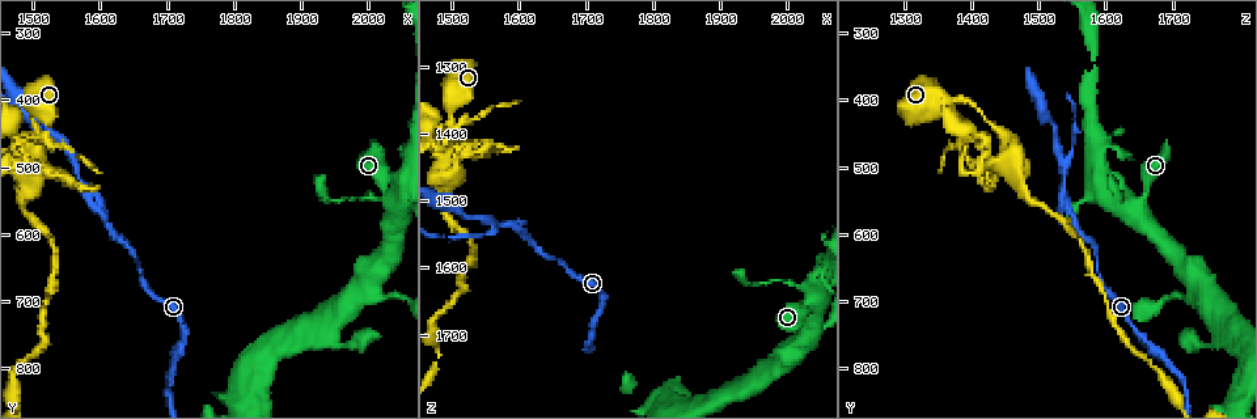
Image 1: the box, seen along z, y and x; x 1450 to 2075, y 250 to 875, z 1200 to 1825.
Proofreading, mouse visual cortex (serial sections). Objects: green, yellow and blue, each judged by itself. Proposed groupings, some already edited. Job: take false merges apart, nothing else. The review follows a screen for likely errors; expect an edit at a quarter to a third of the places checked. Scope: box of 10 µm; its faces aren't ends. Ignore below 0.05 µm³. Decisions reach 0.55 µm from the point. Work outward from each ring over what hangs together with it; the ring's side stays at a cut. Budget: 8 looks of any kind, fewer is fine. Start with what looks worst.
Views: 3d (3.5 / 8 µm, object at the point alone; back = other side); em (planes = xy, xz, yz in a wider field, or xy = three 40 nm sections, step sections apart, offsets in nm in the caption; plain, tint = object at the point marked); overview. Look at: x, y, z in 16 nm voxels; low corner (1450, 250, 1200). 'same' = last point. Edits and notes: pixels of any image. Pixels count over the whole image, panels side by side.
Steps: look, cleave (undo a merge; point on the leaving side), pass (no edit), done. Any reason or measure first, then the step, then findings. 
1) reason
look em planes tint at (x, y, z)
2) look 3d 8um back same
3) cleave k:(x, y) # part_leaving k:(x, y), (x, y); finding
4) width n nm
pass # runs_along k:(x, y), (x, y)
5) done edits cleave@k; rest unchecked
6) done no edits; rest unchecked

four-way junction
look 3d 8um back at (1500, 485, 1440)

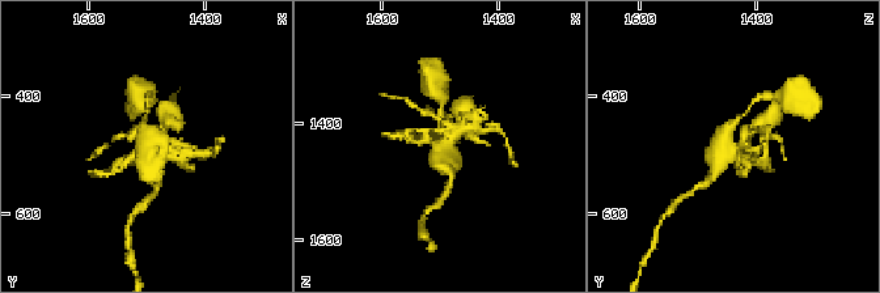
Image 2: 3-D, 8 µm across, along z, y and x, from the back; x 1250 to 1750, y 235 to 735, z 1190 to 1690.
look 3d 3.5um same

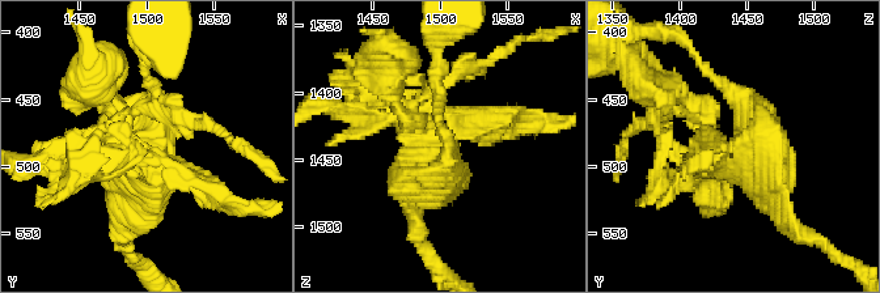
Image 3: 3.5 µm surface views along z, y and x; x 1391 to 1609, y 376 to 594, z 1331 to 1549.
cleave 3:(381, 107) # two cells meet here

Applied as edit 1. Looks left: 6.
arms run side by side
look 3d 8um at (1565, 495, 1540)

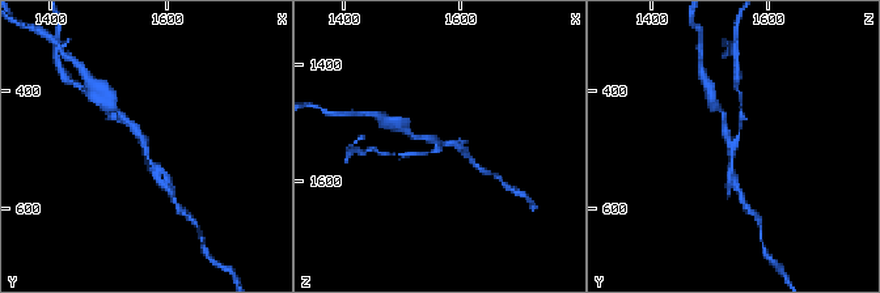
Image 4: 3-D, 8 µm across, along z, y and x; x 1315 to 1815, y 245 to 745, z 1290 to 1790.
now the EM
look em planes tint same

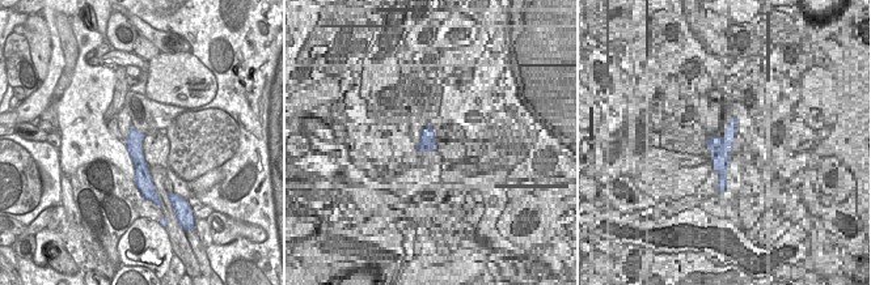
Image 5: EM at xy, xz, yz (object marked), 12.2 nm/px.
cleave 4:(423, 153) # border 5:(132, 145), (138, 152), (135, 170); two cells meet here

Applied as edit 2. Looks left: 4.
abrupt turn
look 3d 8um at (2035, 555, 1630)

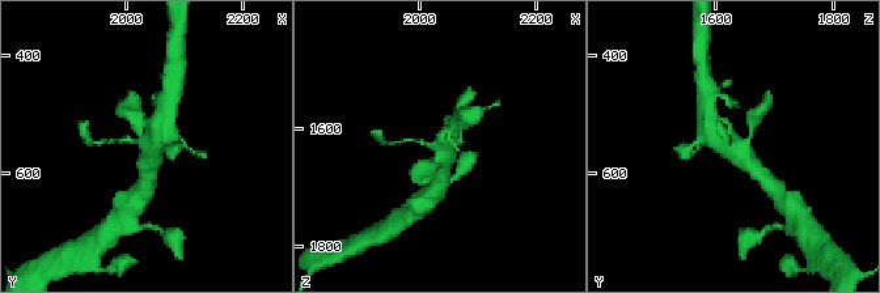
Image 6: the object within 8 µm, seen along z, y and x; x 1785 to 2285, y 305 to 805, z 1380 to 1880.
zoom in
look 3d 3.5um back same

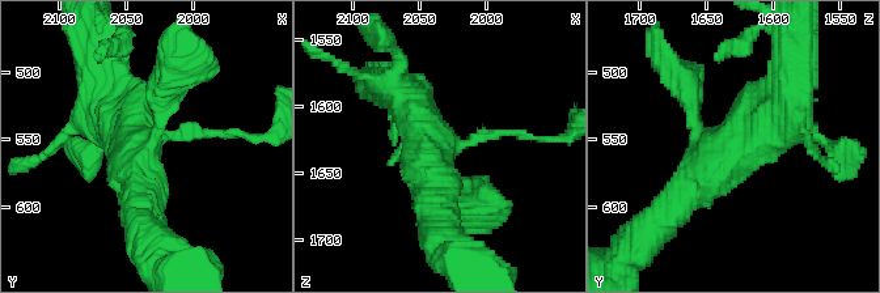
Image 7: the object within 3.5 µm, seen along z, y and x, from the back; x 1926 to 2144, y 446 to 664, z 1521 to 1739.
look em xy step 3 tint at (2038, 554, 1632)

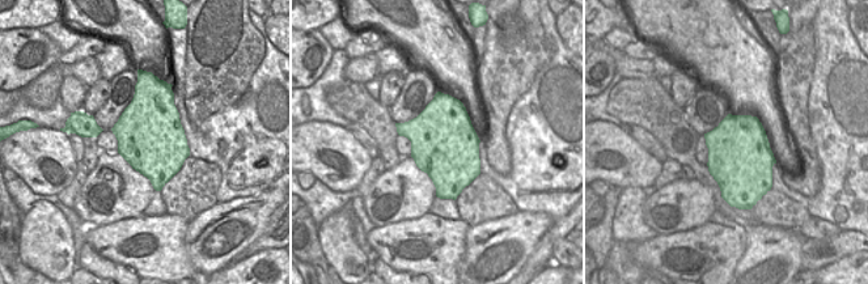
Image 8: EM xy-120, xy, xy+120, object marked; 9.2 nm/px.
pass # runs_along 7:(457, 191), (441, 144), (521, 135); all the same cell

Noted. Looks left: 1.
done edits cleave@3, cleave@4; rest unchecked

